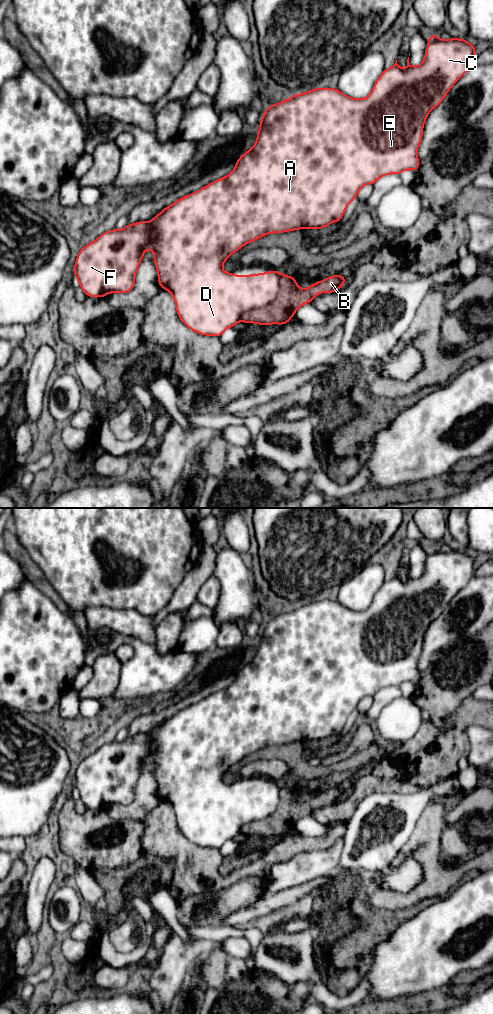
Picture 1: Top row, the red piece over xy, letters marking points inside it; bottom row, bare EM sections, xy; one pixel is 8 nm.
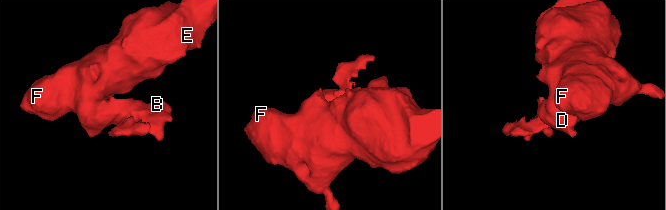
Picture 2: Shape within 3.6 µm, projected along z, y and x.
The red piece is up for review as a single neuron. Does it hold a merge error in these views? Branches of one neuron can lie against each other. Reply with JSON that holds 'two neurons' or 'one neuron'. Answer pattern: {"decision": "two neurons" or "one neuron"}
{"decision": "two neurons"}

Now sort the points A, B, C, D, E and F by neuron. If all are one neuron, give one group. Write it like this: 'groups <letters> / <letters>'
groups A C D E F / B

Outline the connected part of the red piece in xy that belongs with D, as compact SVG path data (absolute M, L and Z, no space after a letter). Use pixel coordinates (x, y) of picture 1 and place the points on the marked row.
M436 34L429 35L427 48L425 51L424 61L417 67L413 67L407 59L407 68L401 69L397 64L384 69L383 73L377 79L371 93L363 99L354 99L346 96L337 88L315 88L306 93L291 96L289 99L280 103L270 105L262 115L259 131L257 132L257 141L254 146L236 161L234 170L224 178L211 182L207 186L199 189L190 195L184 196L174 202L172 205L164 208L150 222L139 221L135 224L129 223L124 229L113 229L101 234L93 242L83 247L76 257L74 275L79 281L83 292L89 297L105 297L111 292L127 293L134 288L135 274L143 258L143 253L150 248L154 253L152 258L158 272L158 283L161 289L168 290L176 303L176 310L180 320L192 331L200 335L220 337L222 333L230 327L241 321L243 313L262 308L272 302L279 292L279 279L281 272L270 271L262 274L250 274L248 276L239 276L230 274L222 270L223 263L228 257L242 248L245 244L257 240L258 238L270 233L289 232L297 229L322 229L331 223L340 221L348 204L356 199L358 191L366 184L373 185L380 177L387 174L397 174L404 170L416 171L419 168L420 161L417 157L417 150L422 140L423 125L428 114L436 108L449 92L451 87L468 71L474 64L475 58L474 45L465 39L451 38L441 40Z

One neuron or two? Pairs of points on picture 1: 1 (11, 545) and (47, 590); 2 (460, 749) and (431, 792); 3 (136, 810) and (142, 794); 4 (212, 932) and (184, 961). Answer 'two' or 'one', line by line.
1: one
2: two
3: one
4: two

